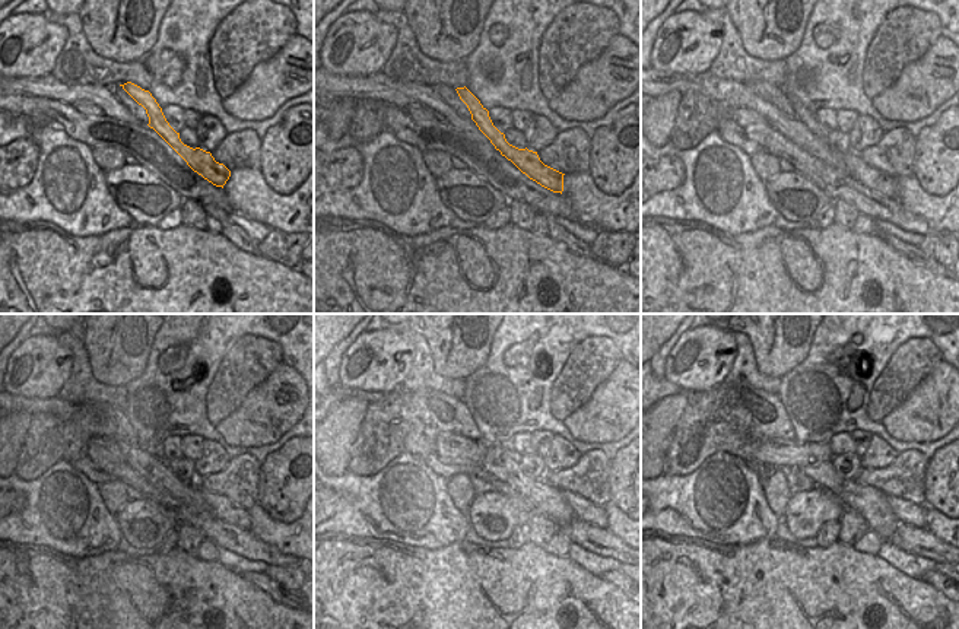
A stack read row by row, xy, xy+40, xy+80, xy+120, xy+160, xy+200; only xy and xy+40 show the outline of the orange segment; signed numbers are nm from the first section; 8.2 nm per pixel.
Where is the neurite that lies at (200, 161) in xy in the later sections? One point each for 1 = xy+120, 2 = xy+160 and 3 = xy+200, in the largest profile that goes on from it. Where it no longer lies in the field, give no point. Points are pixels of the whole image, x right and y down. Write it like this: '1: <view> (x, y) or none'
1: xy+120 (221, 507)
2: xy+160 (555, 505)
3: xy+200 (907, 512)

